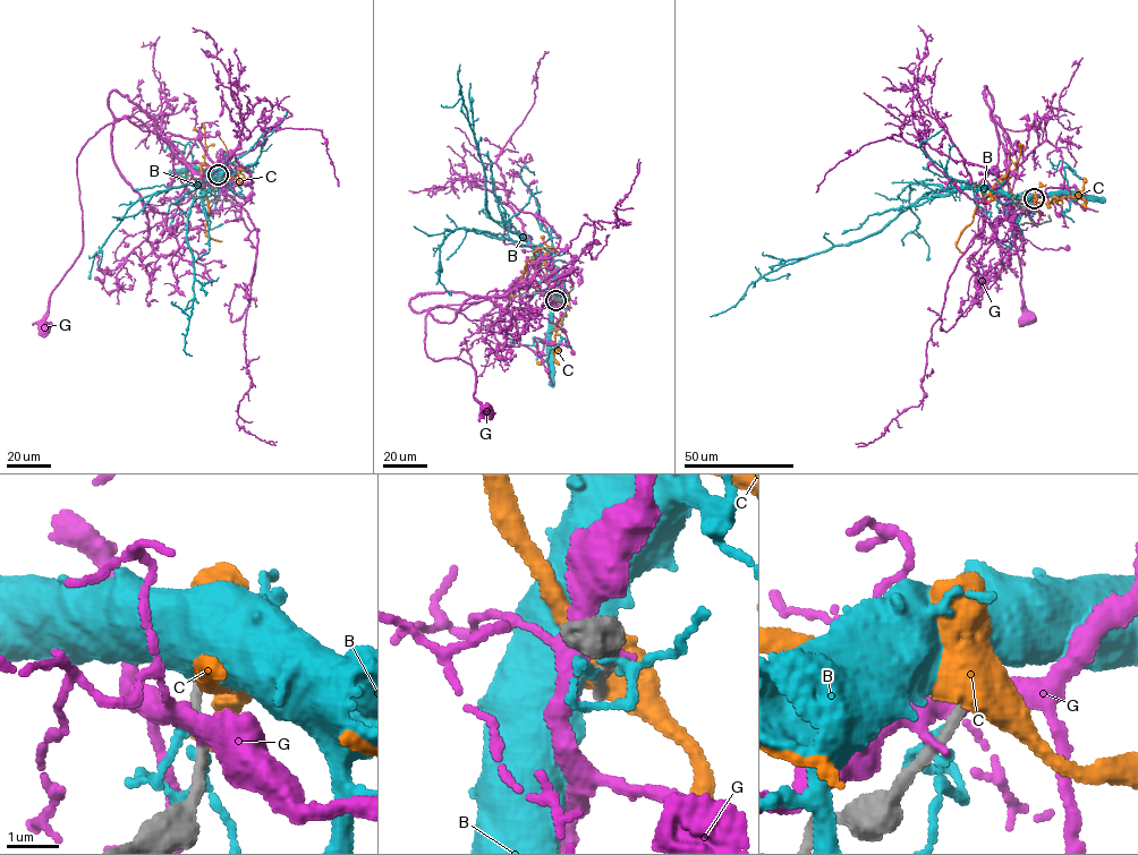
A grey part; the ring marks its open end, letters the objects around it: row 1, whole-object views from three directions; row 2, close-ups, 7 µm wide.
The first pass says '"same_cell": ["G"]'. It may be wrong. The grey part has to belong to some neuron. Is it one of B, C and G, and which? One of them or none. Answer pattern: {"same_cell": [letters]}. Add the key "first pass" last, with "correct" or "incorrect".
{"same_cell": [], "first pass": "incorrect"}

